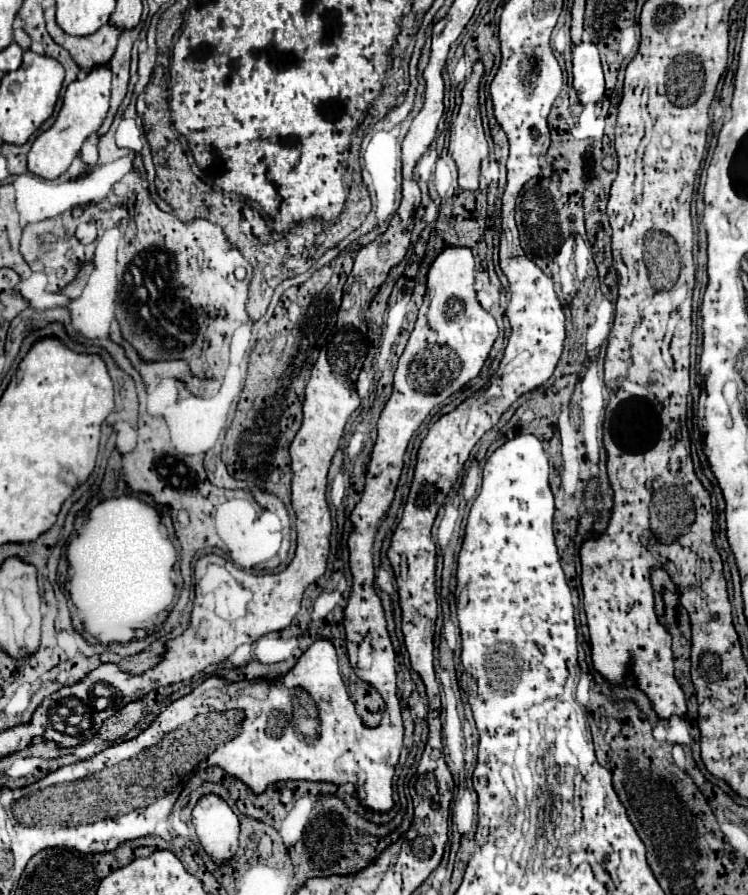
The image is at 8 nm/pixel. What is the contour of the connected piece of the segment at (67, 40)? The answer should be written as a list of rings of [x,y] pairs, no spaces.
[[[51,7],[45,9],[45,21],[47,21],[47,31],[53,37],[55,43],[65,47],[73,61],[89,73],[89,69],[95,69],[97,65],[107,65],[117,49],[117,39],[119,39],[119,29],[113,25],[103,25],[97,33],[87,35],[87,37],[73,37],[63,33],[57,23],[55,23],[55,11]]]

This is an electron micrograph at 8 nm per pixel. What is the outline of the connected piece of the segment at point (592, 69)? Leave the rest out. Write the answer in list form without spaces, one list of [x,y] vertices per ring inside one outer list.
[[[593,43],[573,47],[573,85],[583,105],[599,103],[605,95],[599,51]]]

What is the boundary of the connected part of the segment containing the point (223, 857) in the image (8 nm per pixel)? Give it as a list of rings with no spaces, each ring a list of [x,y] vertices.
[[[205,795],[193,809],[193,825],[205,853],[223,865],[237,853],[239,819],[219,795]]]

